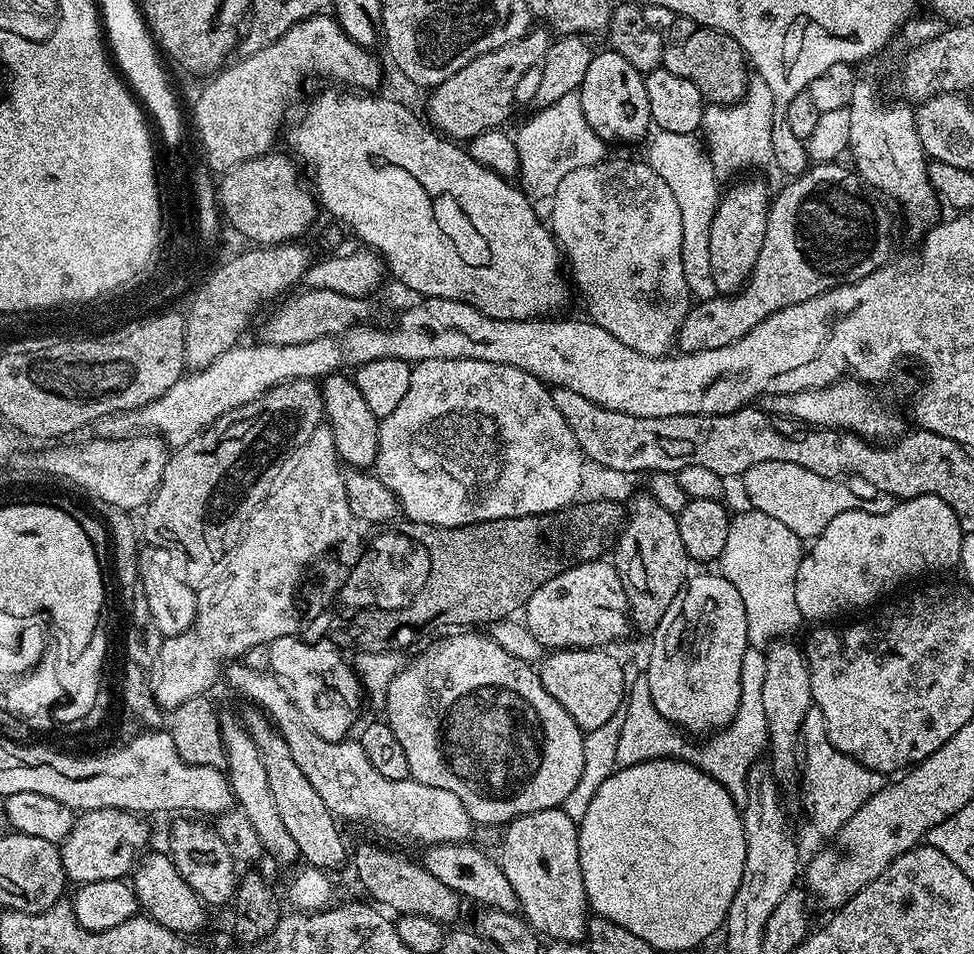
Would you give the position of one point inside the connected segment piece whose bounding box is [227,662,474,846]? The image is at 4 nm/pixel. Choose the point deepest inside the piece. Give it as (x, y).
(340, 771)

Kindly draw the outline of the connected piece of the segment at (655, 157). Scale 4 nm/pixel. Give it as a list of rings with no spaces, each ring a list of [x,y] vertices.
[[[661,131],[655,135],[647,141],[646,162],[660,175],[662,182],[670,186],[678,202],[678,210],[682,210],[682,270],[686,274],[686,286],[697,301],[712,300],[718,293],[710,268],[710,226],[720,204],[722,188],[718,186],[720,184],[711,165],[708,149],[695,135]]]

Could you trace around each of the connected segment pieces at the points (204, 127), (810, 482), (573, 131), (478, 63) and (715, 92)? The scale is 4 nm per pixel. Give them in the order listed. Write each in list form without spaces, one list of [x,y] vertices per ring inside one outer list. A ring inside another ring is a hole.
[[[309,14],[306,19],[290,26],[290,30],[286,30],[282,38],[270,42],[270,46],[262,46],[262,50],[249,56],[240,56],[237,64],[229,63],[205,83],[209,84],[201,90],[200,97],[192,108],[192,120],[196,123],[196,132],[204,147],[203,159],[213,173],[226,173],[244,160],[253,160],[255,156],[263,156],[269,151],[273,147],[272,139],[279,134],[280,127],[281,132],[285,127],[284,115],[291,110],[292,104],[299,102],[307,80],[332,80],[328,82],[335,82],[345,89],[359,90],[364,94],[372,94],[379,89],[376,87],[380,84],[380,64],[376,61],[375,51],[352,40],[335,15],[316,15],[320,14]]]
[[[758,462],[742,477],[744,492],[753,509],[776,518],[801,538],[815,538],[834,518],[857,507],[856,496],[839,479],[814,474],[794,462]]]
[[[579,91],[565,94],[564,97],[558,98],[558,102],[533,113],[521,126],[520,133],[515,133],[514,136],[520,163],[518,180],[529,197],[552,198],[558,190],[559,182],[570,171],[578,167],[594,166],[606,159],[606,142],[601,136],[594,134],[590,122],[586,122],[586,114],[582,114]]]
[[[533,27],[518,42],[510,42],[498,50],[490,50],[474,58],[458,74],[450,74],[446,82],[431,89],[428,96],[426,120],[437,133],[456,142],[471,142],[483,132],[491,132],[504,126],[516,100],[516,87],[520,79],[537,66],[543,65],[544,56],[553,42],[549,29]]]
[[[696,26],[685,40],[669,43],[664,50],[663,68],[678,78],[686,78],[698,86],[708,104],[734,105],[747,93],[750,65],[742,46],[730,38],[730,34],[716,28]]]

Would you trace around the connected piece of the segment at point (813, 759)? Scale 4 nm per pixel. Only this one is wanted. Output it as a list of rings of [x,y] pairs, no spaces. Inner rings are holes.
[[[816,707],[806,714],[806,718],[800,727],[802,737],[802,780],[804,776],[804,800],[808,803],[808,816],[812,819],[812,824],[828,838],[835,838],[842,830],[842,826],[849,820],[859,808],[872,797],[875,792],[885,787],[886,780],[881,773],[872,776],[872,784],[864,784],[860,792],[860,800],[856,800],[856,784],[848,788],[848,772],[856,768],[856,772],[864,772],[866,765],[859,764],[853,756],[842,754],[833,747],[828,740],[828,731],[824,725],[822,714]],[[852,796],[852,800],[848,800]]]

